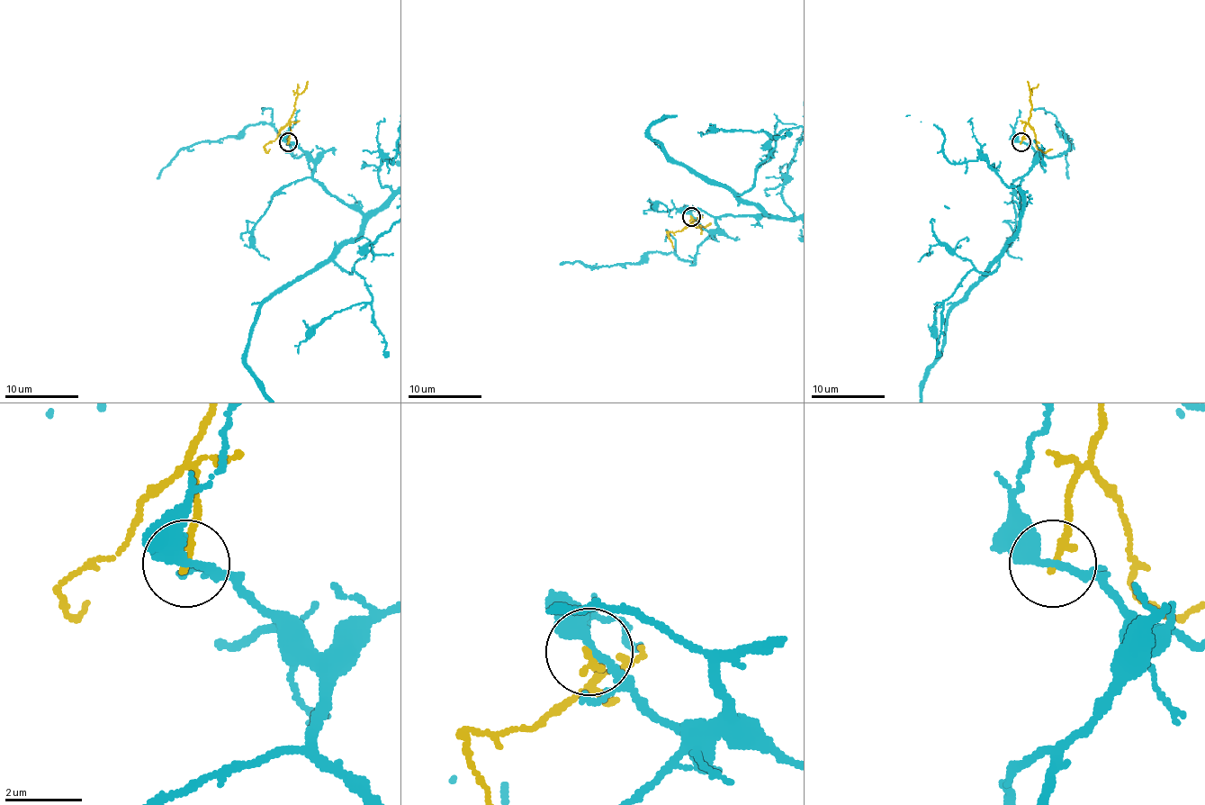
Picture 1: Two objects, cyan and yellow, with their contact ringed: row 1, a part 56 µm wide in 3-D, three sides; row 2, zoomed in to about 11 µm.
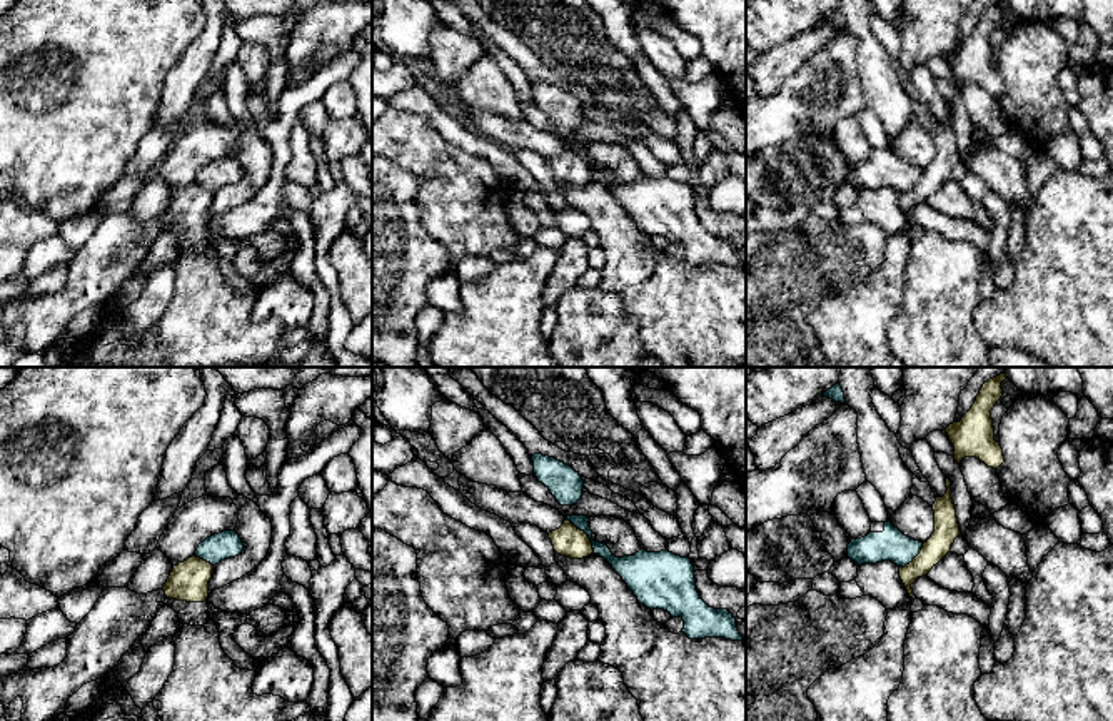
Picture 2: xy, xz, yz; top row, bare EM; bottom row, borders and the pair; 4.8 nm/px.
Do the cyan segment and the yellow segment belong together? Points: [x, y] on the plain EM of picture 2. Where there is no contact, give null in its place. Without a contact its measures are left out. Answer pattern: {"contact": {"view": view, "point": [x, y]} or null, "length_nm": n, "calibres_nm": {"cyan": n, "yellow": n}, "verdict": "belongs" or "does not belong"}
{"contact": {"view": "xz", "point": [586, 159]}, "length_nm": 220, "calibres_nm": {"cyan": 100, "yellow": 150}, "verdict": "does not belong"}

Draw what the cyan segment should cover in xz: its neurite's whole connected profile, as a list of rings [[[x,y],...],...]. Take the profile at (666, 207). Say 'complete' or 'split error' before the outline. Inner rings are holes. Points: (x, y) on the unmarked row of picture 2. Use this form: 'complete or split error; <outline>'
complete; [[[567,142],[577,155],[584,157],[594,180],[604,184],[622,204],[637,227],[647,235],[664,235],[672,244],[684,247],[682,259],[689,265],[724,264],[744,267],[736,254],[736,244],[728,235],[709,234],[696,215],[694,192],[689,184],[669,177],[616,184],[611,175],[592,165],[589,144]]]

